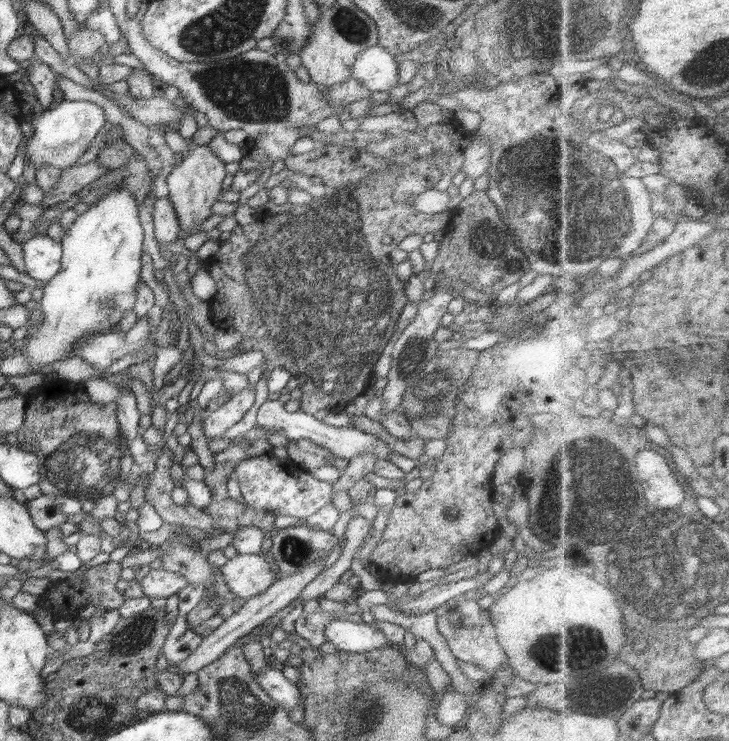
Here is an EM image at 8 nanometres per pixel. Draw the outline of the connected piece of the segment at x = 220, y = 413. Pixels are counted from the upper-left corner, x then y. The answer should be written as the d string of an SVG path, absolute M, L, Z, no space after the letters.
M251 385L237 392L228 402L224 402L216 412L210 412L202 424L205 436L209 436L208 442L216 438L222 438L225 431L241 420L254 406L255 398L255 387Z

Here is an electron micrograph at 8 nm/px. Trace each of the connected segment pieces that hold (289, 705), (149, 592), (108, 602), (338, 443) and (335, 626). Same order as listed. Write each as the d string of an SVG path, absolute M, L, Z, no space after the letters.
M266 667L260 674L255 674L255 680L282 708L292 711L300 704L302 694L299 688L282 671Z
M164 567L151 569L141 580L144 595L148 598L168 598L188 586L188 579L184 575L170 572Z
M110 560L89 568L80 577L58 581L55 586L47 590L46 594L40 596L41 601L44 602L44 609L53 617L58 614L61 616L68 614L73 618L78 617L79 611L83 609L91 610L90 613L99 612L101 616L102 613L119 609L126 600L124 594L120 594L116 588L116 582L121 578L121 572L120 562Z
M279 400L264 402L258 412L257 422L261 428L278 430L278 434L288 436L292 441L300 440L300 438L311 440L314 444L330 451L334 458L349 459L366 451L374 451L377 459L388 459L390 454L397 453L391 450L386 442L376 438L376 436L355 430L353 427L334 428L334 426L327 425L310 414L301 411L286 412L285 404Z
M337 619L325 627L323 634L337 650L352 654L392 646L383 630L372 628L369 624L356 624L354 621Z

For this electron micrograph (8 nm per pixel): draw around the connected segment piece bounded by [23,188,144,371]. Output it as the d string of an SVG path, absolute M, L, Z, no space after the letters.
M126 188L112 190L95 204L90 205L86 212L79 214L67 228L66 235L59 242L63 247L60 272L45 283L42 299L39 301L44 314L42 323L38 325L38 330L34 334L27 336L24 344L24 353L32 363L30 371L38 369L38 365L72 357L74 347L92 333L119 330L124 314L134 310L137 300L136 285L141 278L142 240L144 240L144 229L138 215L139 206L133 194Z

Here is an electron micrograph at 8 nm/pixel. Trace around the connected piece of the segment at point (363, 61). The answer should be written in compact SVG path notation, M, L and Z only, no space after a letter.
M376 44L364 49L352 63L352 78L372 92L390 92L398 84L398 62L386 48Z

